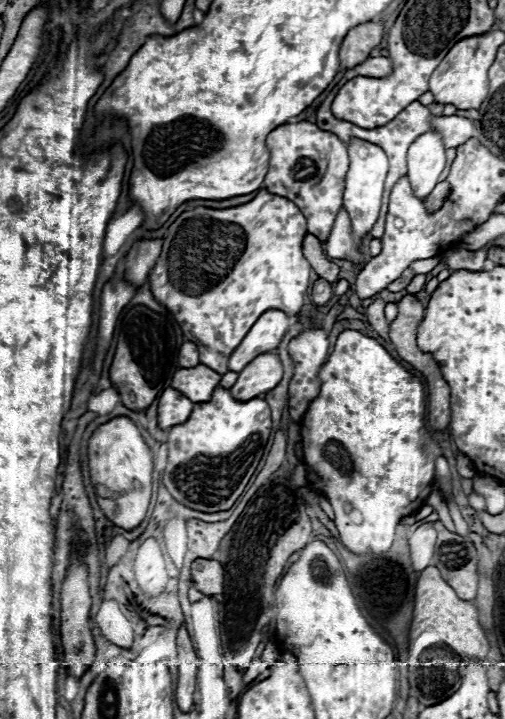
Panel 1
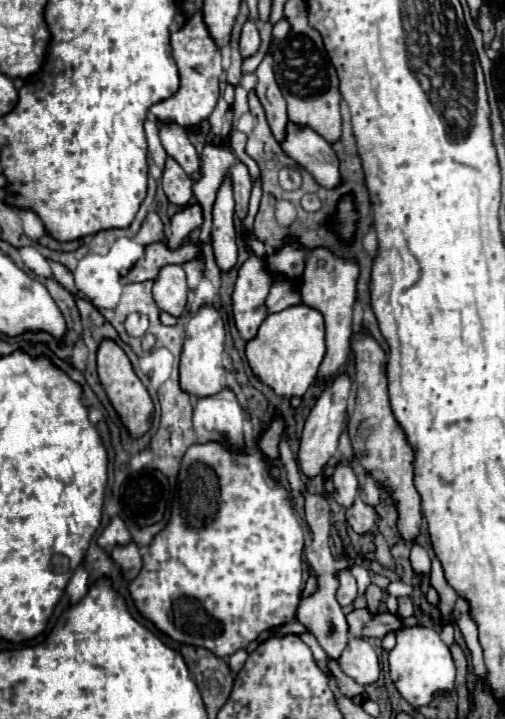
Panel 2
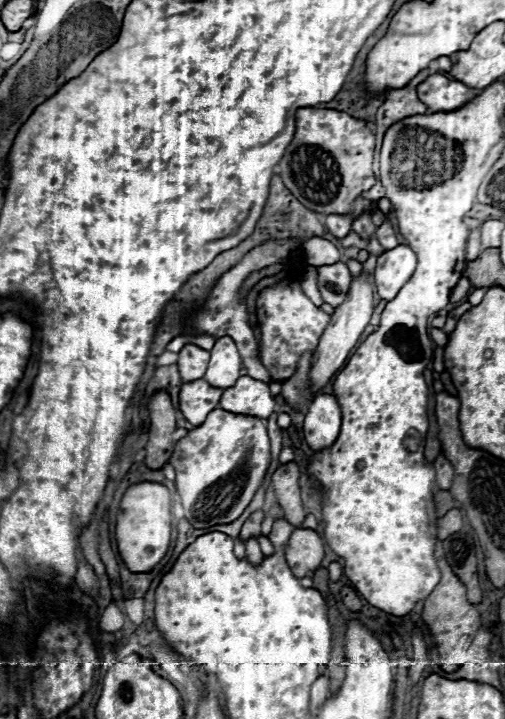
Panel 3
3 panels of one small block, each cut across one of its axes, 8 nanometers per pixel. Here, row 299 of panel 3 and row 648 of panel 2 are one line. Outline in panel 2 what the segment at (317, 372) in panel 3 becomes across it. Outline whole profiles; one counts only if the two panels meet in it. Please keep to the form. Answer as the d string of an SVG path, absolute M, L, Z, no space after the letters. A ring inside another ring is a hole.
M350 638L338 660L340 670L362 686L374 684L380 676L380 660L376 650L364 638Z

